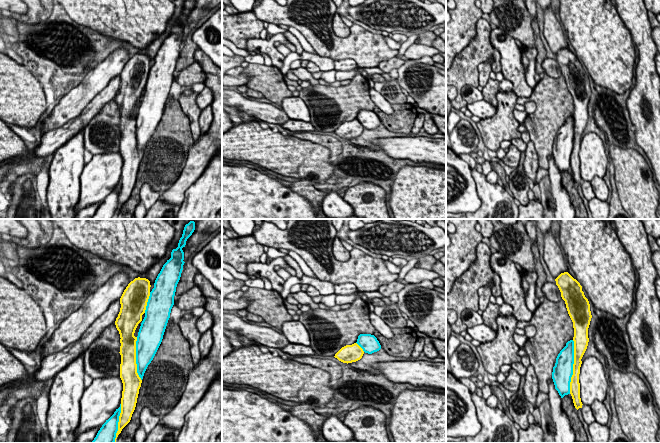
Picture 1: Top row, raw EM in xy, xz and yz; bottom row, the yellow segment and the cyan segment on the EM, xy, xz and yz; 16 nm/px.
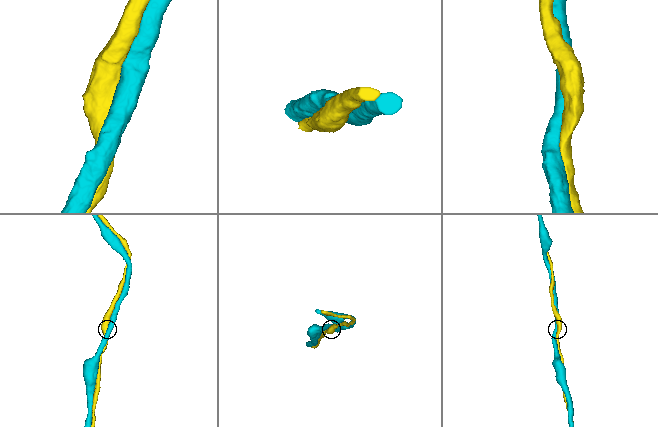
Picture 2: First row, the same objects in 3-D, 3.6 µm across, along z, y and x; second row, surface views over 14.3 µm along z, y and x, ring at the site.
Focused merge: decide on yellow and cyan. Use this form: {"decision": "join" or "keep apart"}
{"decision": "join"}

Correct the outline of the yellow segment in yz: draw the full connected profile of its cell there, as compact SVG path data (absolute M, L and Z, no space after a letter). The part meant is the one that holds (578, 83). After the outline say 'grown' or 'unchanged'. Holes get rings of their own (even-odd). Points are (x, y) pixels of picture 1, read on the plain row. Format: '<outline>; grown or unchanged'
M564 48L555 57L573 98L574 113L566 119L566 122L558 130L553 143L552 155L561 174L570 170L574 182L578 186L583 181L579 159L581 135L588 122L588 104L592 91L589 77L576 55L568 48Z; grown

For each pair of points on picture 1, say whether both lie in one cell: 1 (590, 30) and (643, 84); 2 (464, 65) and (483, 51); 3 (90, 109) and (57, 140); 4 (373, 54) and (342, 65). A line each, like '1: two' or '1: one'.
1: two
2: one
3: one
4: two

